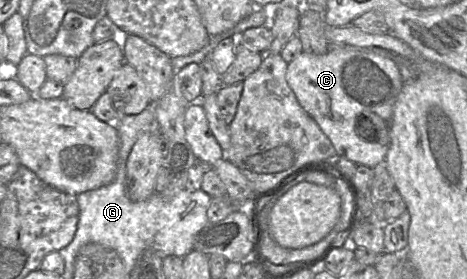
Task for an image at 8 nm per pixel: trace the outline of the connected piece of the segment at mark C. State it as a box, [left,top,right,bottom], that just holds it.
[286,46,404,169]

